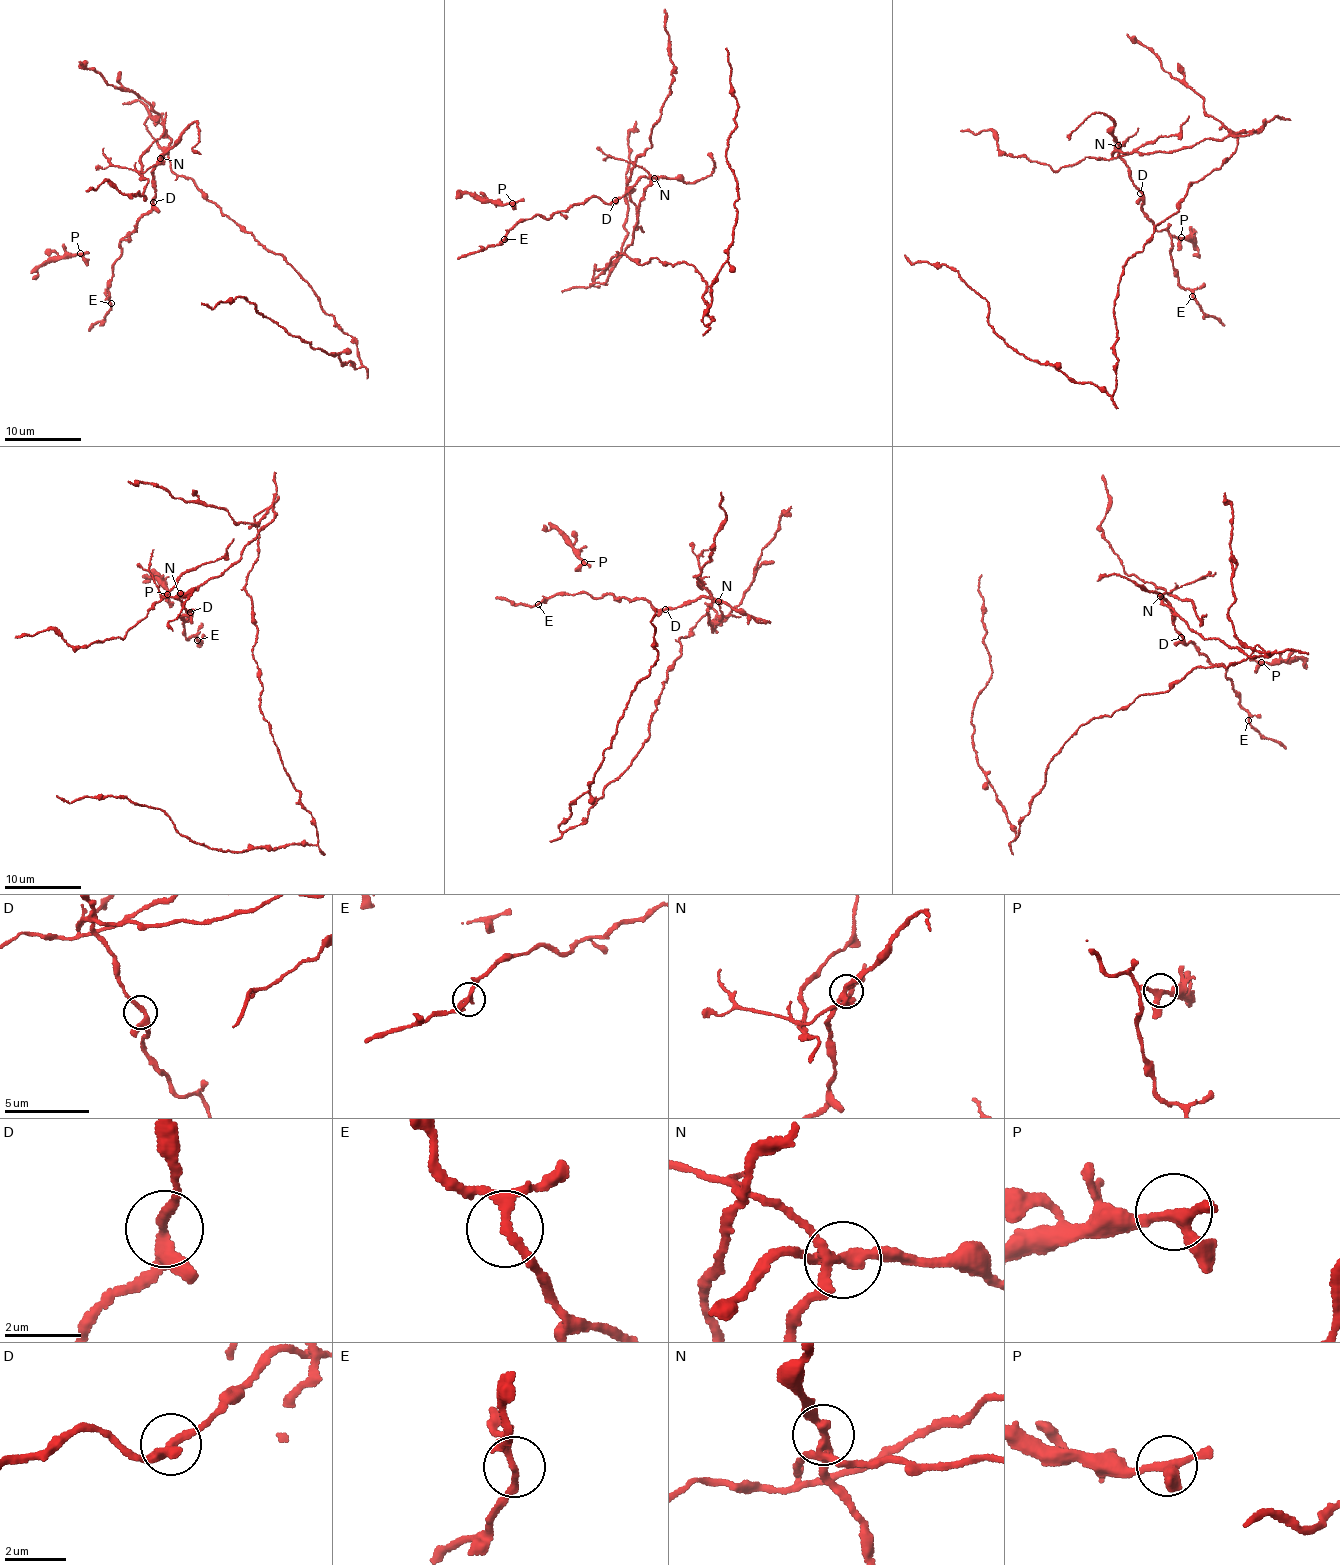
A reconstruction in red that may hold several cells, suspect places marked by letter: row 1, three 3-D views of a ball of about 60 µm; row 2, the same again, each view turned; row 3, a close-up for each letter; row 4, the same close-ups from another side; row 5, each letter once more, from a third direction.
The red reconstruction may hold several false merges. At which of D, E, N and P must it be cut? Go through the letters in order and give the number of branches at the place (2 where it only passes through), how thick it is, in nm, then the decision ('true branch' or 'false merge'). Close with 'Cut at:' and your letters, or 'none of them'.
D: 3 branches meet; 240 nm thick; true branch
E: 4 branches meet; 180 nm thick; true branch
N: 4 branches meet; 260 nm thick; false merge
P: 3 branches meet; 240 nm thick; true branch
Cut at: N

